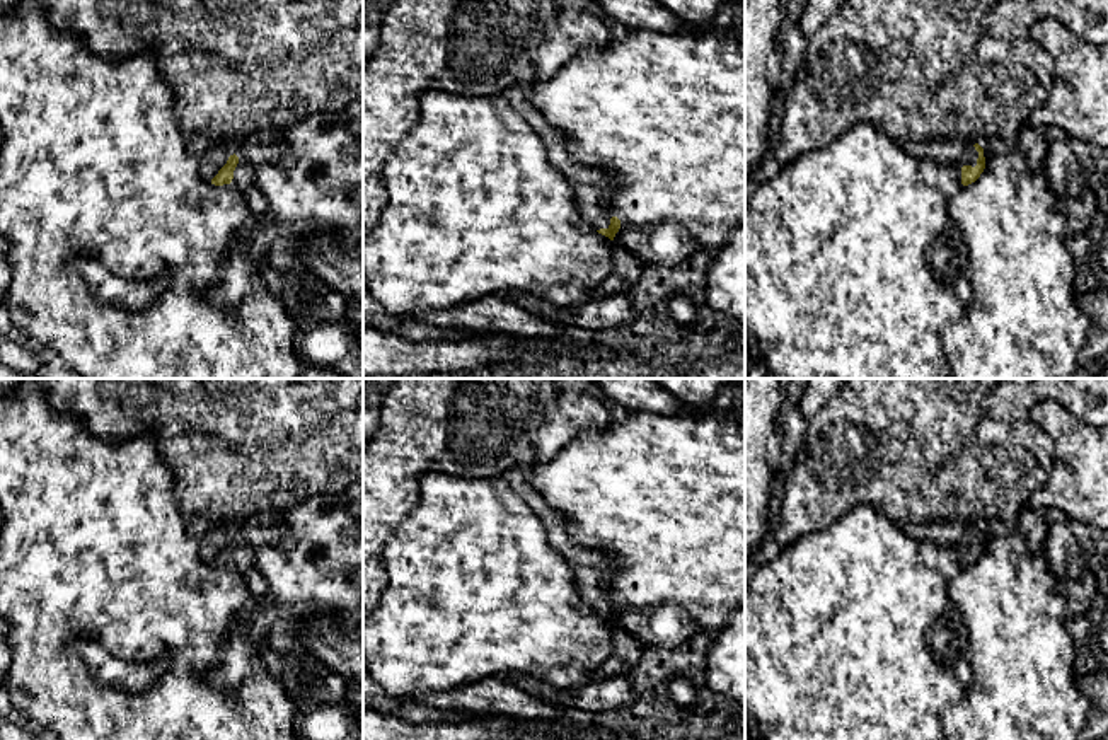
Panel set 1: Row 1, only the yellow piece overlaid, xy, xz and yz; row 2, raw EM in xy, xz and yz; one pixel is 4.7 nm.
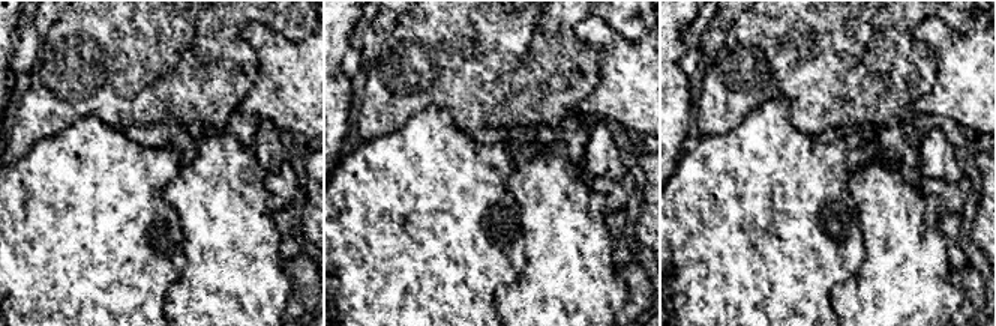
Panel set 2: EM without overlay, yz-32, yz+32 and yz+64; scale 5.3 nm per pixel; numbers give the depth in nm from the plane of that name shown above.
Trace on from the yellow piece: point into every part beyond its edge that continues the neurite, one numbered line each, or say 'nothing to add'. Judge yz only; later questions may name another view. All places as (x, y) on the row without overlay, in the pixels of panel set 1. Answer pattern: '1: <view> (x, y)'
1: yz (957, 532)

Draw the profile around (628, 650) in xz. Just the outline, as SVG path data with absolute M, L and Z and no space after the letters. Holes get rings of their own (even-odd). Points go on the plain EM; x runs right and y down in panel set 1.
M614 624L612 655L592 674L593 680L627 675L639 662L646 645Z

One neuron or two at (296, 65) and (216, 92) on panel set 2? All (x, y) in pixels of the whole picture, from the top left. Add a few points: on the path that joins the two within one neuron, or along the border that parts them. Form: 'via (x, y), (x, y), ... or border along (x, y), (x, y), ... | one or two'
border along (255, 80), (239, 107) | two

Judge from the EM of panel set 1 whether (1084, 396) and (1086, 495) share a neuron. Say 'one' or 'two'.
two

